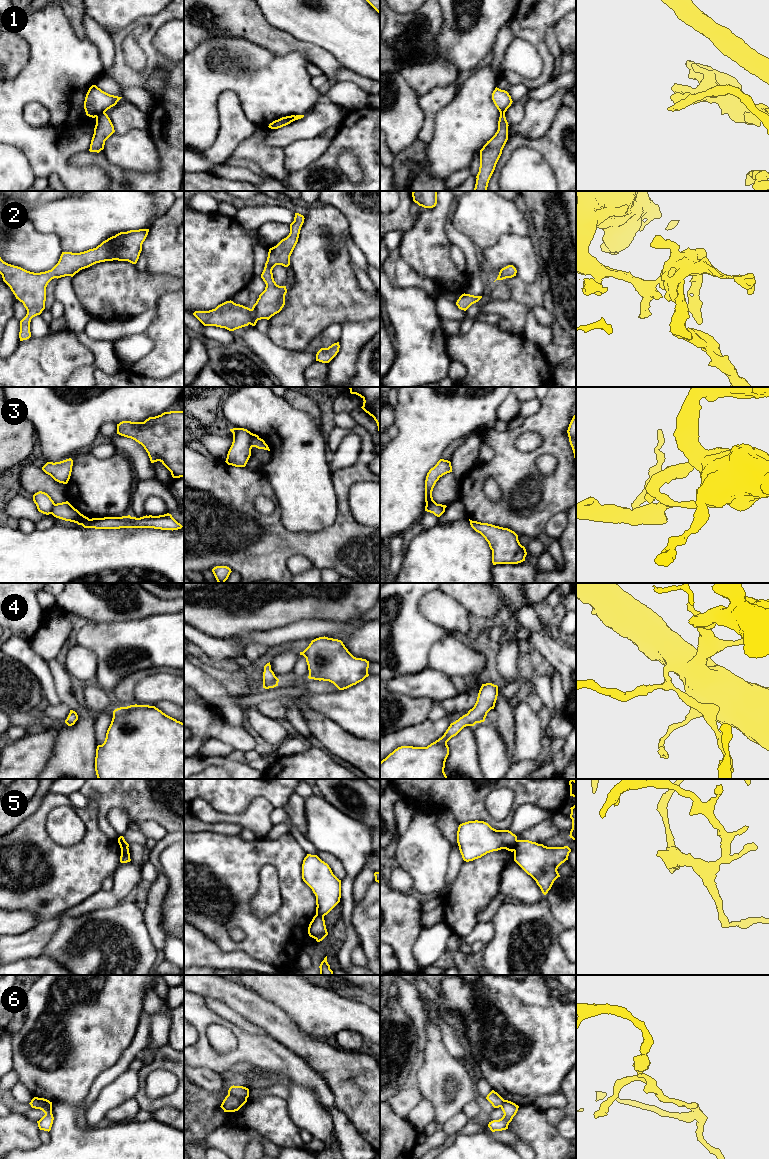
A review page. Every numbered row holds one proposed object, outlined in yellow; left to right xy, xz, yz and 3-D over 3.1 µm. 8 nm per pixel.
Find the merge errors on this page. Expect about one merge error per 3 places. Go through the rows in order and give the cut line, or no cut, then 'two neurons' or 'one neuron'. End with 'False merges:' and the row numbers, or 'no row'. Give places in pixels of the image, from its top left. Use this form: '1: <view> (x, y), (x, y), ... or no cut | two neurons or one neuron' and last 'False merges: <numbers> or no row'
1: xy (104, 112), (96, 117) | two neurons
2: no cut | one neuron
3: xz (252, 433), (251, 448) | two neurons
4: no cut | one neuron
5: yz (517, 840), (513, 850) | two neurons
6: xz (228, 1094), (246, 1099) | two neurons
False merges: 1, 3, 5, 6

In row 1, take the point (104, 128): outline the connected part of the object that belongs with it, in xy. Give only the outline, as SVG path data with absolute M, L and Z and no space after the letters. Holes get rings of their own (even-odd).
M106 113L96 117L94 134L90 144L90 152L99 153L104 149L105 141L115 132L114 126Z

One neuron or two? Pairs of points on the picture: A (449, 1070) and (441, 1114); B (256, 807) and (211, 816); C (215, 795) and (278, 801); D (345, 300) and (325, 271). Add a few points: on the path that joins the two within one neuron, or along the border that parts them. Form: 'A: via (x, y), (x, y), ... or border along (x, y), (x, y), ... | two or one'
A: via (439, 1081), (440, 1103) | one
B: via (245, 818), (222, 817) | one
C: via (231, 790), (262, 790) | one
D: via (338, 293), (325, 278) | one

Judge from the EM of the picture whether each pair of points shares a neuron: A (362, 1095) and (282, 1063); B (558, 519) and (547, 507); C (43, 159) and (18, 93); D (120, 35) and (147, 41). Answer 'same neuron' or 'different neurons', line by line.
A: different neurons
B: different neurons
C: same neuron
D: same neuron

